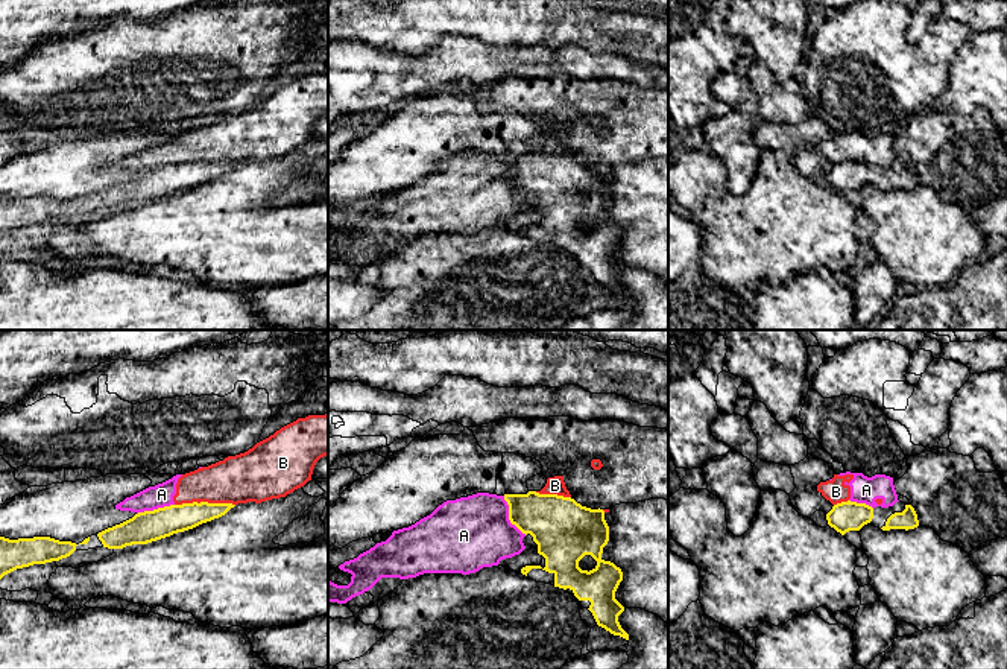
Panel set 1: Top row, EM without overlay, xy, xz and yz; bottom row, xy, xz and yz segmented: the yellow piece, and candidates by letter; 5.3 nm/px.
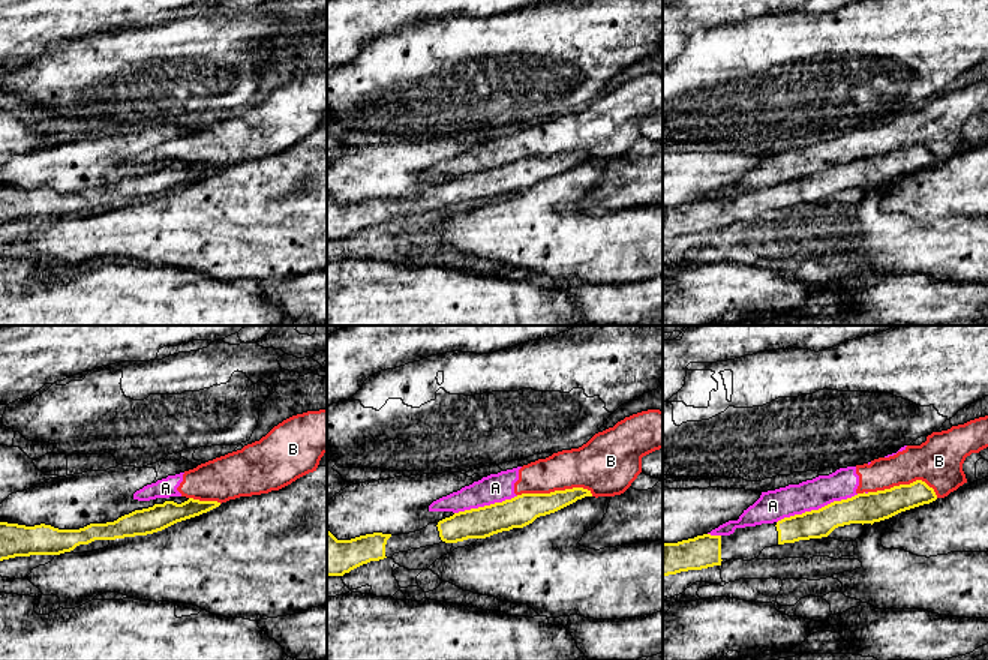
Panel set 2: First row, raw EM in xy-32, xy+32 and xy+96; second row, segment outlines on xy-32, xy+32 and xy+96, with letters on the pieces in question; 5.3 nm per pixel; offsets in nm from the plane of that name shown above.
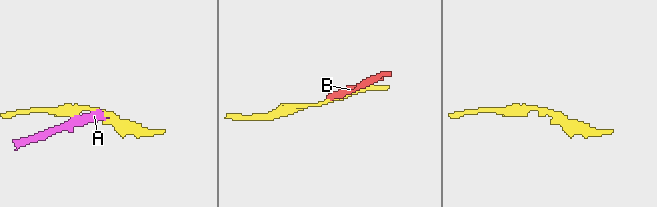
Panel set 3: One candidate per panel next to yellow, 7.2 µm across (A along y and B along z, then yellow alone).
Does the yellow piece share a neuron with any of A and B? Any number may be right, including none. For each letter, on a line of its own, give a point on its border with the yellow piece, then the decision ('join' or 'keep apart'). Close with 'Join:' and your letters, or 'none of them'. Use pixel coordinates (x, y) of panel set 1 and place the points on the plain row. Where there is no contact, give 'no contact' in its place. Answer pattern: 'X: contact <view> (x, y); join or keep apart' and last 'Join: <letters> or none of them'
A: contact xz (509, 177); keep apart
B: contact xy (204, 161); keep apart
Join: none of them

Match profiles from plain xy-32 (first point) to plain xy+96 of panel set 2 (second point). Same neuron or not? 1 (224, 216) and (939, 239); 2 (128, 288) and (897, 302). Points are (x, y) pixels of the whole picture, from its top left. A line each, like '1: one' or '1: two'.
1: one
2: two

